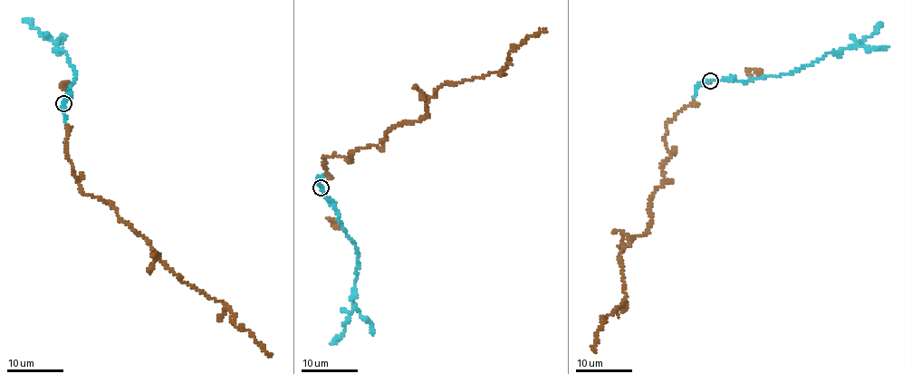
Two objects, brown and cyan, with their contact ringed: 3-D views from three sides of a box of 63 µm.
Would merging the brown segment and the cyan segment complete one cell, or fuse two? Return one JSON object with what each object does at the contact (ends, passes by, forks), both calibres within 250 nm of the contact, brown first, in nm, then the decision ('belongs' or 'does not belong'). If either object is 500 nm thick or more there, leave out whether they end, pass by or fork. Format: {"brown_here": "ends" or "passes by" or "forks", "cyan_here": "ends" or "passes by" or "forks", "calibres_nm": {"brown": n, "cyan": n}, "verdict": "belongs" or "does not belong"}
{"brown_here": "ends", "cyan_here": "passes by", "calibres_nm": {"brown": 60, "cyan": 150}, "verdict": "belongs"}

